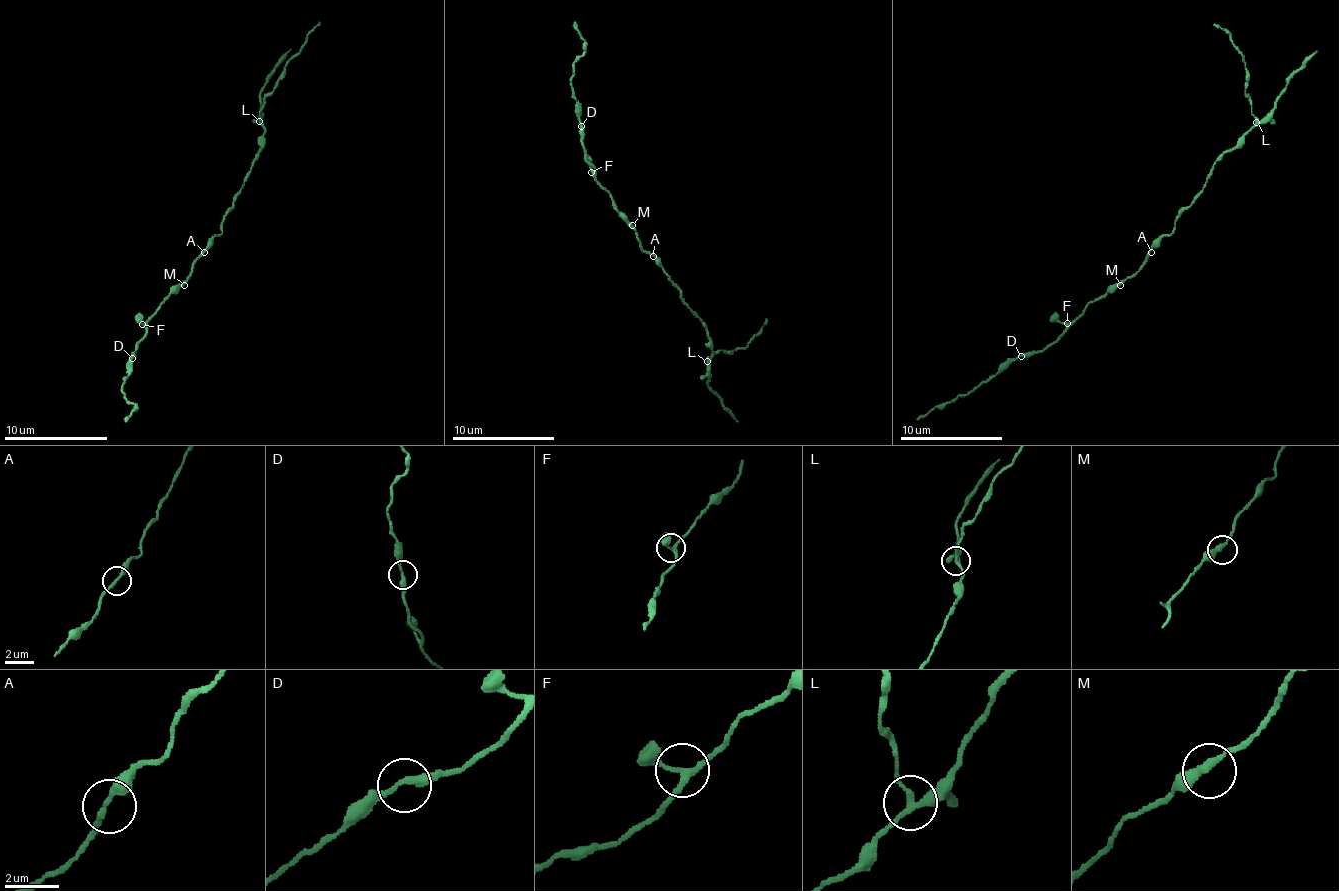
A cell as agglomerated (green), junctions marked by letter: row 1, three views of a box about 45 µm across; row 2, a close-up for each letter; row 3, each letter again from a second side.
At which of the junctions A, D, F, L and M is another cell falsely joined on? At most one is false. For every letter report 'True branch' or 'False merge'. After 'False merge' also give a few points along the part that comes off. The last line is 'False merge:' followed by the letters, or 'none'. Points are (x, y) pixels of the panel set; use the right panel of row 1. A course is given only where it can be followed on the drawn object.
A: True branch
D: True branch
F: True branch
L: False merge. Course of the part to remove: (1256, 121), (1243, 55), (1223, 29), (1212, 24)
M: True branch
False merge: L

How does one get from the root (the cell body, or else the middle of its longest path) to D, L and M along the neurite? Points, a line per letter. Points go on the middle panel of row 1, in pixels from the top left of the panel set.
D: (650, 253), (642, 248), (632, 225), (617, 210), (612, 195), (596, 179), (596, 169), (586, 159), (581, 126)
L: (650, 253), (670, 276), (681, 297), (704, 325), (711, 348), (711, 356), (706, 361)
M: (650, 253), (642, 248), (632, 225)

